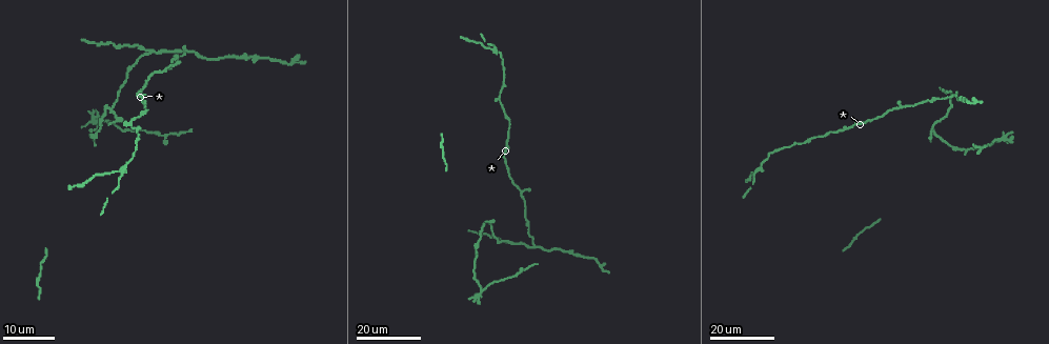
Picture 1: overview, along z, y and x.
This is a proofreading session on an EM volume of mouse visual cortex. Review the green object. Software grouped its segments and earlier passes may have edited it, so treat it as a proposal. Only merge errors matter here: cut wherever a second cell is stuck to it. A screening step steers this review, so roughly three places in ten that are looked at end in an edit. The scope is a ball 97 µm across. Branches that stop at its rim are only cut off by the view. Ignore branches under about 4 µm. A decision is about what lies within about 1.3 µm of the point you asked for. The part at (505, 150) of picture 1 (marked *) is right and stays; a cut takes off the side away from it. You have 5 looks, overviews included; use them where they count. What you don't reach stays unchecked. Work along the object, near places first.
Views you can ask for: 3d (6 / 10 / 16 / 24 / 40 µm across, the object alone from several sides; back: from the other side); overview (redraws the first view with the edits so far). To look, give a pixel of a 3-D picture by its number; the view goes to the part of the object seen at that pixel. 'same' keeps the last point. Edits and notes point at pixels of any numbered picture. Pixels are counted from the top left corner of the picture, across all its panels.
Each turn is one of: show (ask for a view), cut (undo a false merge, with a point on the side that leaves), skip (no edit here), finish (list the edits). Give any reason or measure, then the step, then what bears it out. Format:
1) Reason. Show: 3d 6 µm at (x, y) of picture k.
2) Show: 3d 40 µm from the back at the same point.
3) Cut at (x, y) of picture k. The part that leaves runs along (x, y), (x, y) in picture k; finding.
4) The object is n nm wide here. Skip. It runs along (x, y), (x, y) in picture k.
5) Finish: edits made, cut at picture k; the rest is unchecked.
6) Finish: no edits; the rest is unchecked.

Show: 3d 24 µm at (757, 170) of picture 1.

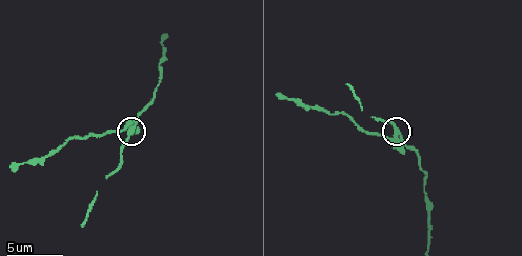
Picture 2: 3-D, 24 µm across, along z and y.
Zoom in. Show: 3d 10 µm at (127, 128) of picture 2.

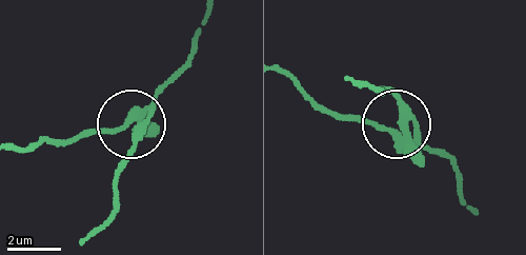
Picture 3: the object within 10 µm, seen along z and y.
Zoom in. Show: 3d 6 µm at (134, 128) of picture 3.

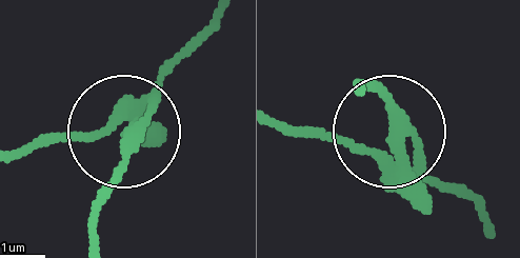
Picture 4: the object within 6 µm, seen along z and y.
The side arm is 12 µm long. Cut at (86, 140) of picture 4. The part that leaves runs along (136, 103), (95, 134), (15, 149) in picture 4; two cells meet here.

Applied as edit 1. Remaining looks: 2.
Sudden change in width. Show: 3d 24 µm at (499, 91) of picture 1.

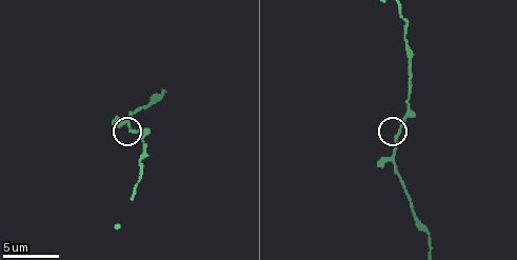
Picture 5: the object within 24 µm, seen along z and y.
Show: 3d 6 µm at (402, 125) of picture 5.

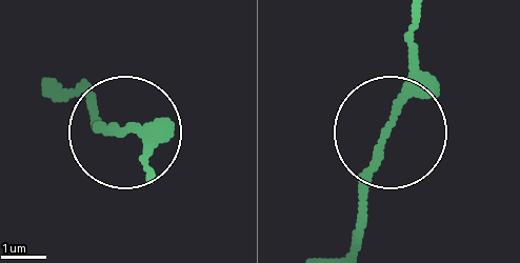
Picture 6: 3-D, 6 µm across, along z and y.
Skip. It runs along (85, 88), (97, 126), (131, 126), (154, 172) in picture 6; one cell here.

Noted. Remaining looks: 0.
Finish: edits made, cut at picture 4; the rest is unchecked.

